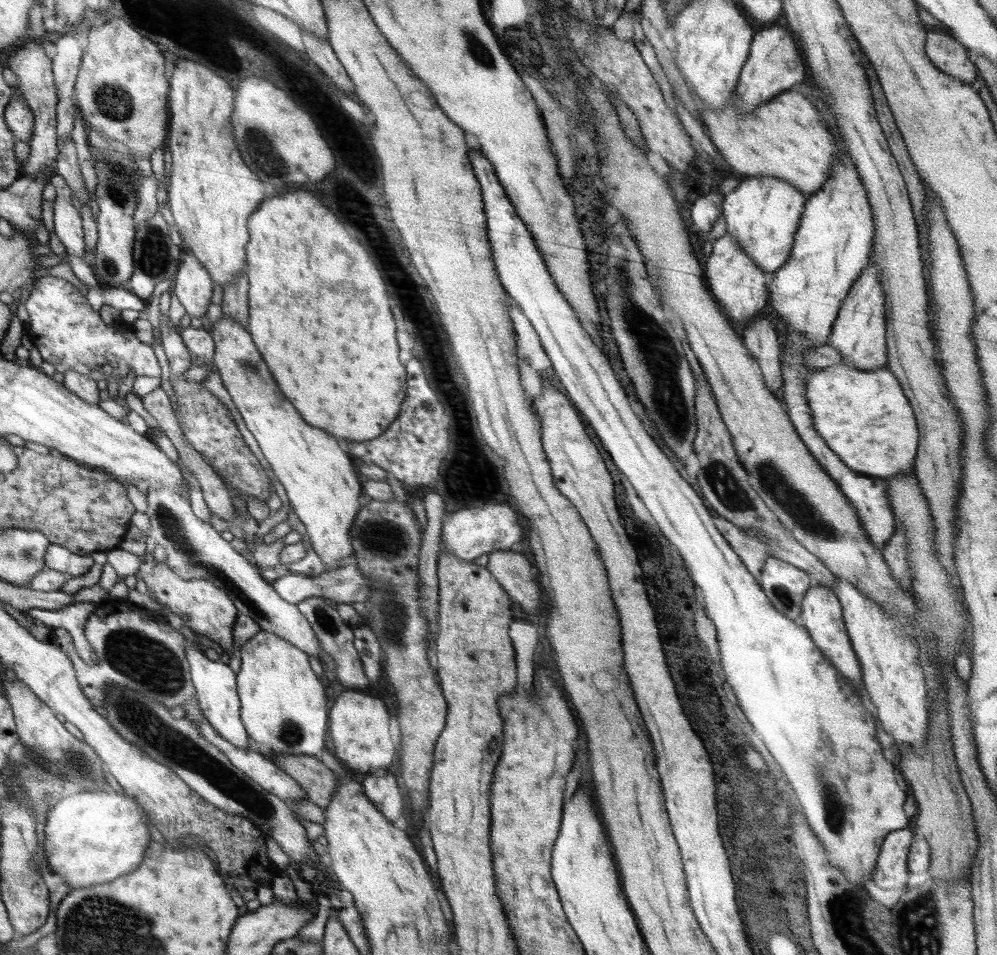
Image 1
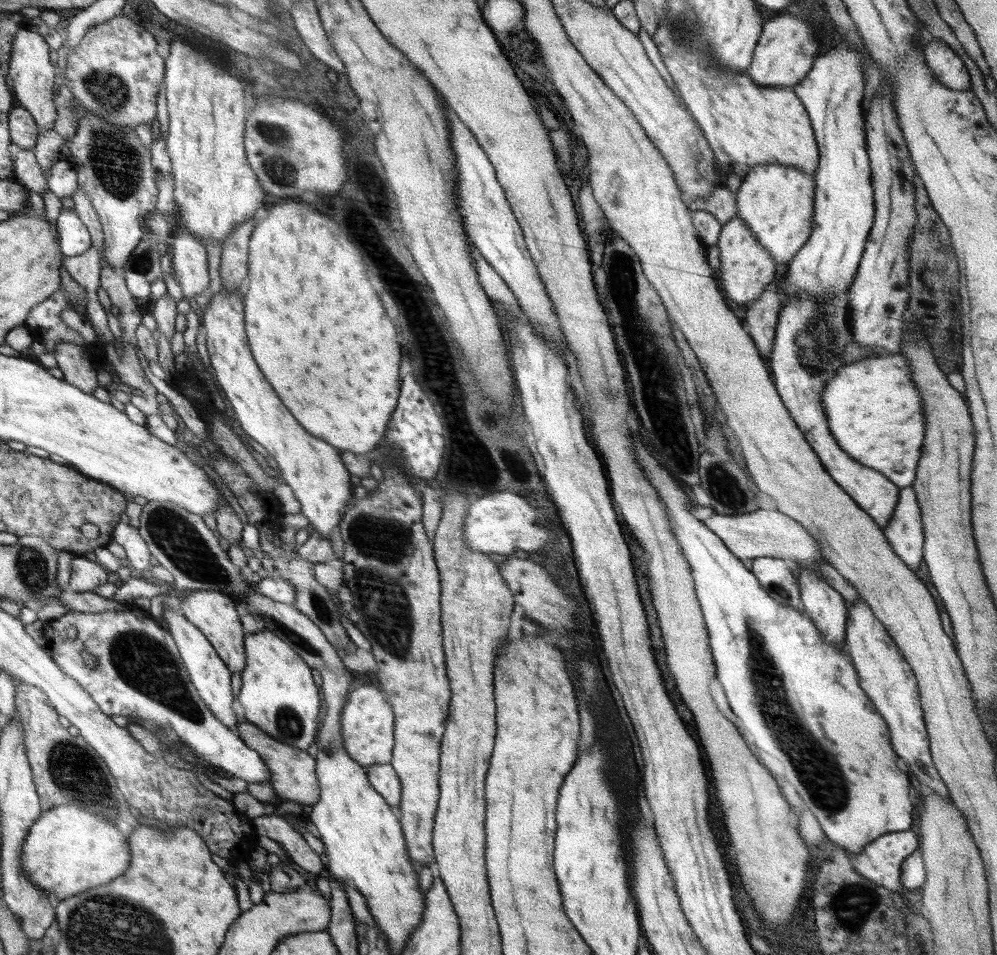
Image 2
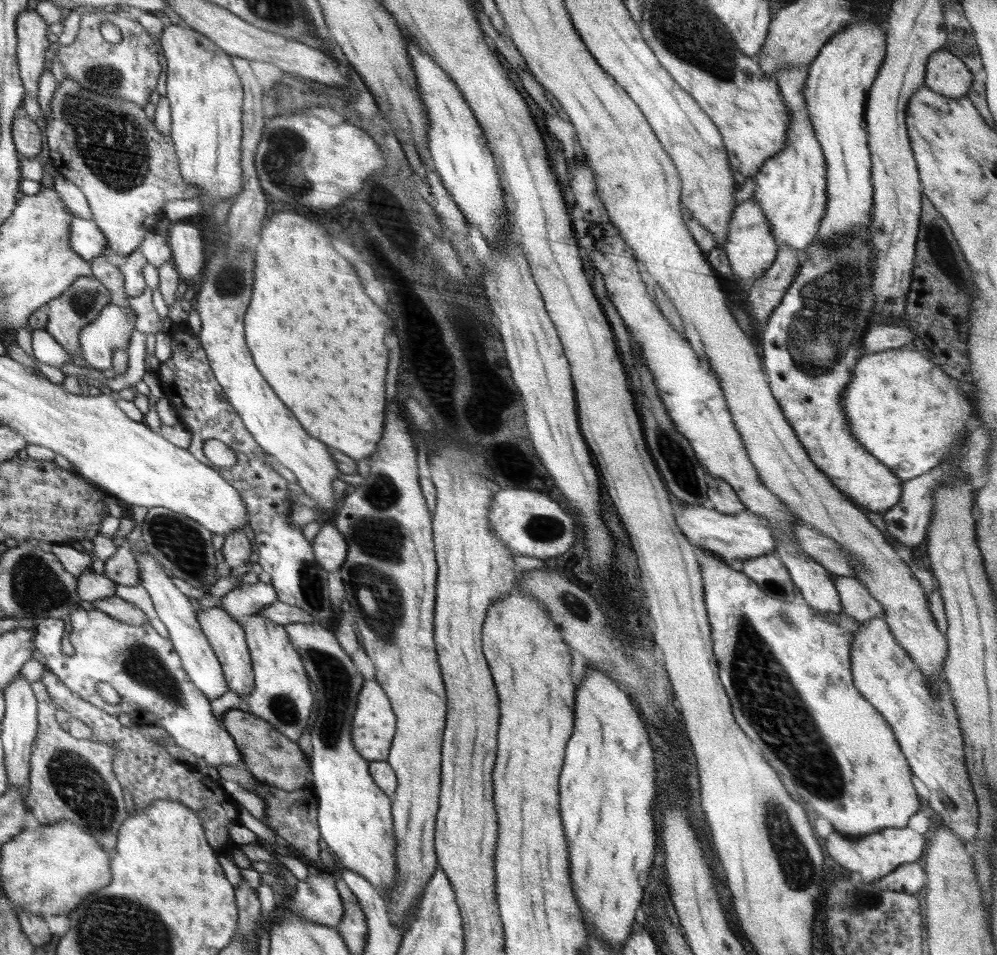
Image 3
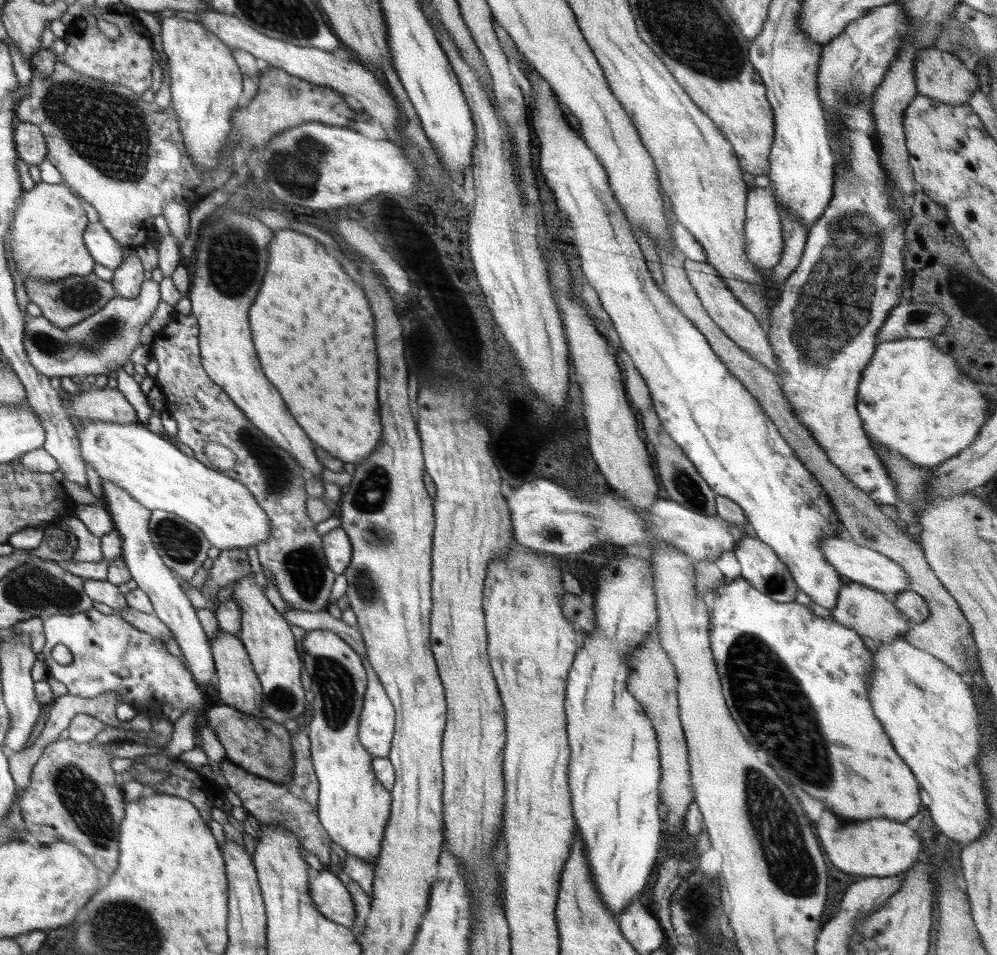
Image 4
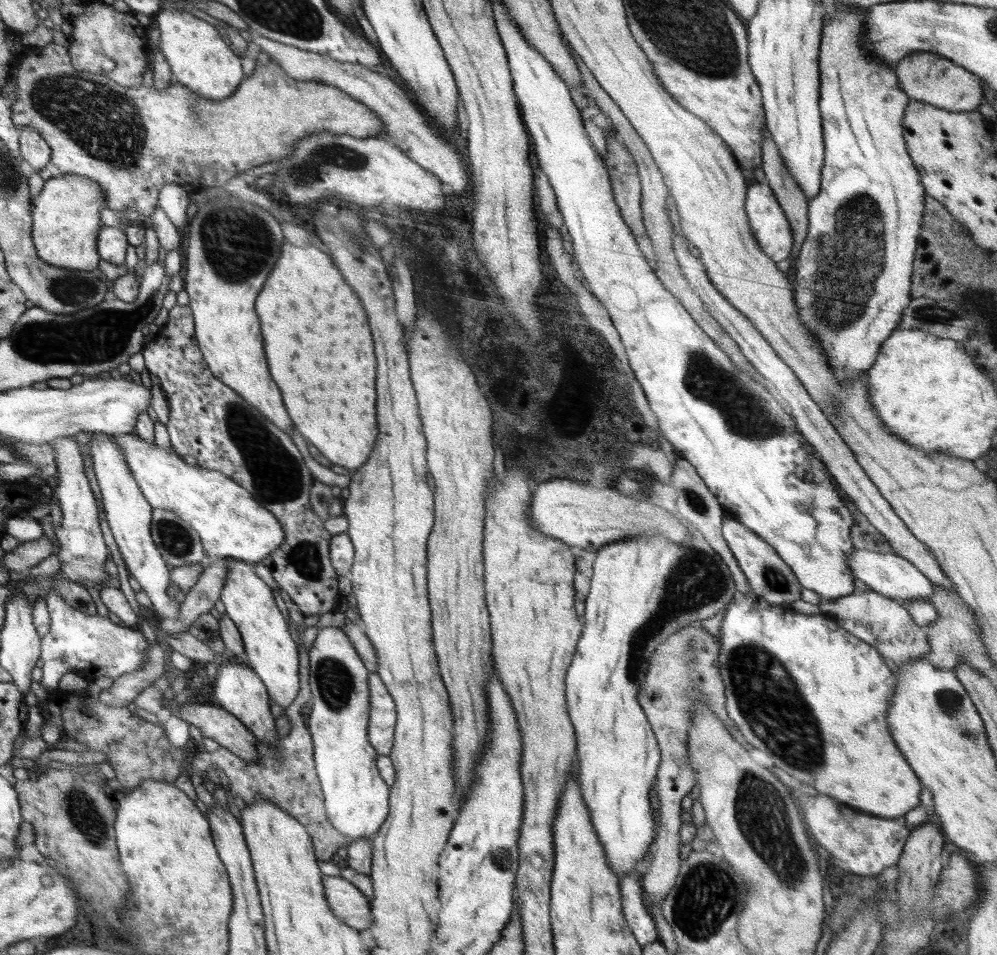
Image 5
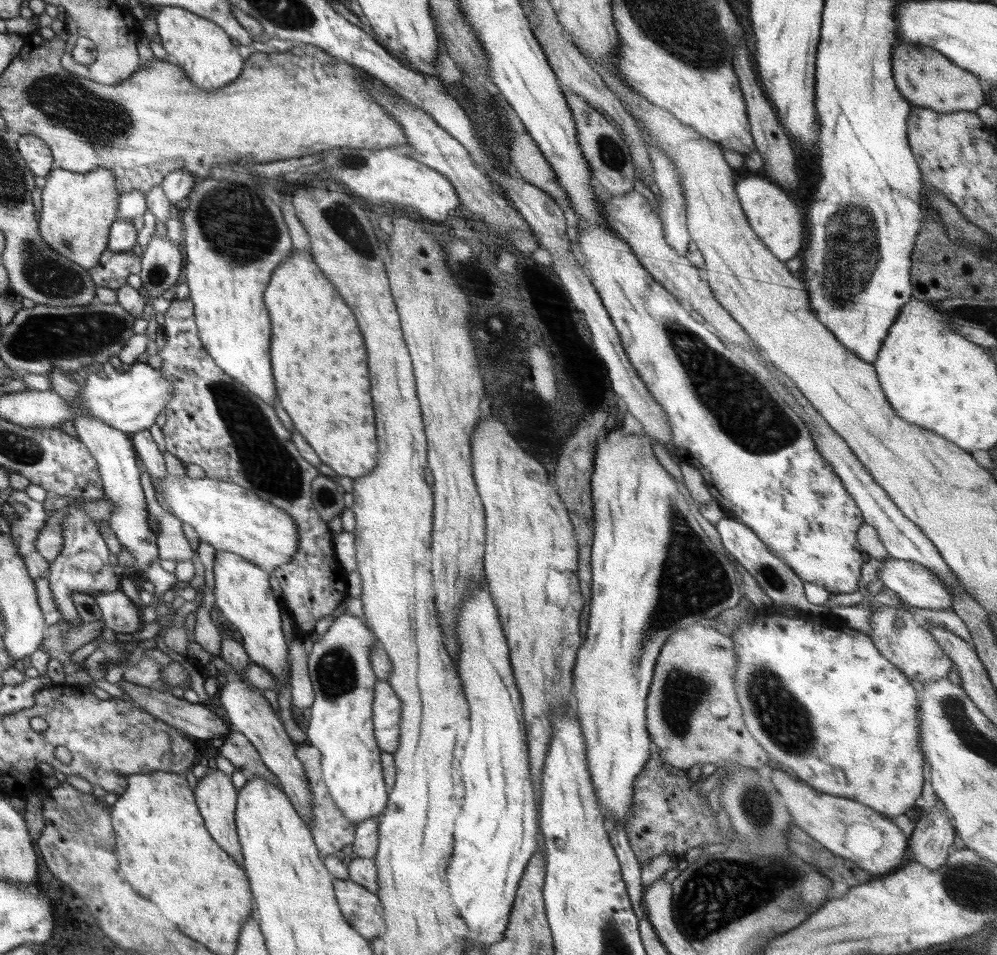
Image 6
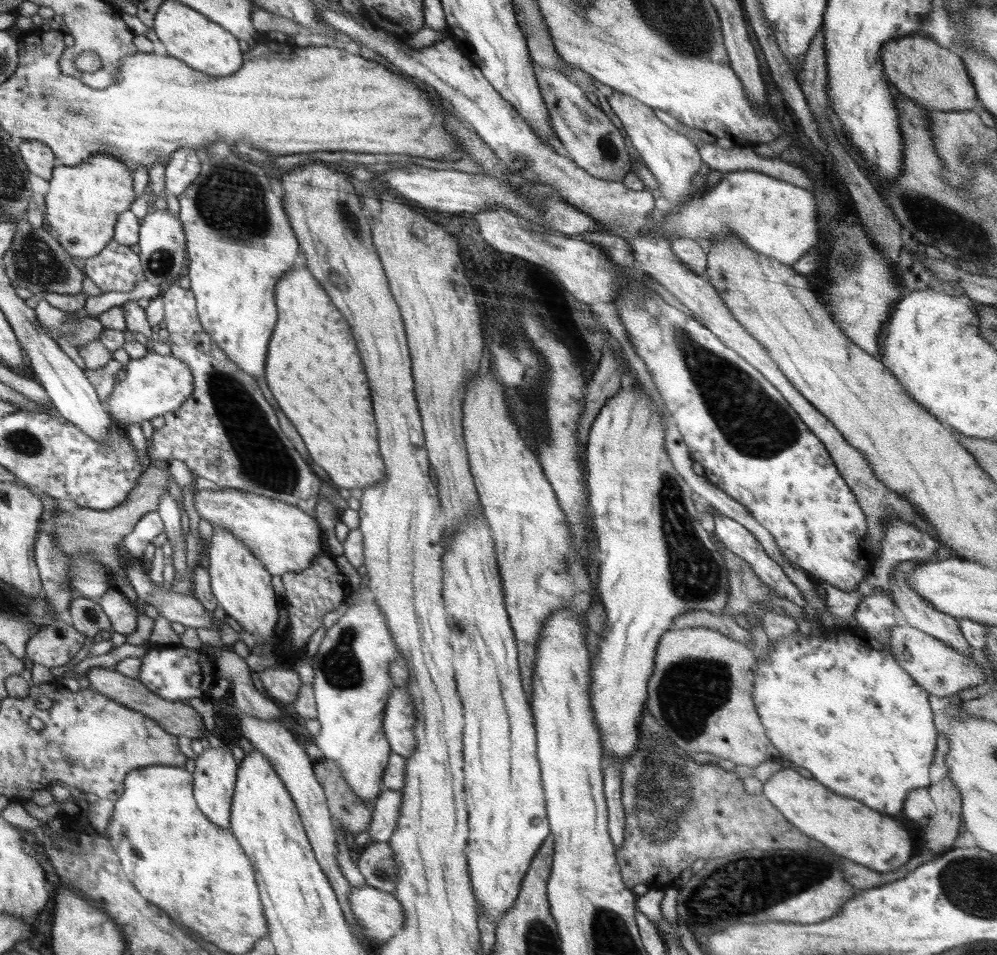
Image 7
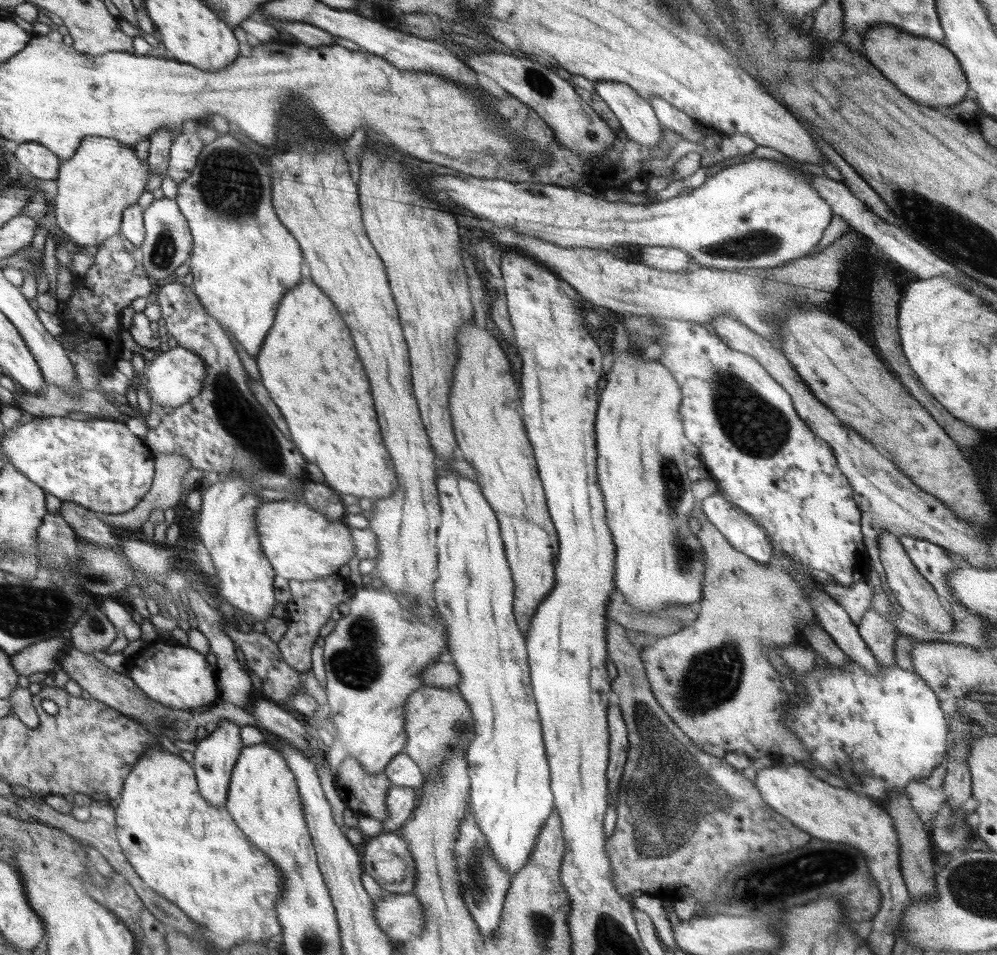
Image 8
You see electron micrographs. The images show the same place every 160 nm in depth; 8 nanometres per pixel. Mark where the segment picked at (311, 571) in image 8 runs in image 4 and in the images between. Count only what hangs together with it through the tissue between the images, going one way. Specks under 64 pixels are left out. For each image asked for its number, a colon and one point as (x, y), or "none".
4: (154, 471)
5: (232, 523)
6: (229, 517)
7: (285, 538)

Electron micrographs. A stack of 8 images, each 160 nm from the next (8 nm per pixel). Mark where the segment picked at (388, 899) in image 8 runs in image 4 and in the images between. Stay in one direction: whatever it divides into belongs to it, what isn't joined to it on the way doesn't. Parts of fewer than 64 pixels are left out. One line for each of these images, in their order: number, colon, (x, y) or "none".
4: (333, 900)
5: (350, 905)
6: (363, 910)
7: (380, 915)

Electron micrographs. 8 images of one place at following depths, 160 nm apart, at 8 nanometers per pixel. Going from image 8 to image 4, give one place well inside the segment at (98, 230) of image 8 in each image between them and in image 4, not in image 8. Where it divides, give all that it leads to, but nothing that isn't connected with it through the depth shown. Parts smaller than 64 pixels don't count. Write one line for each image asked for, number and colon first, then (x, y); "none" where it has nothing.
4: (49, 226)
5: (67, 216)
6: (77, 211)
7: (83, 204)

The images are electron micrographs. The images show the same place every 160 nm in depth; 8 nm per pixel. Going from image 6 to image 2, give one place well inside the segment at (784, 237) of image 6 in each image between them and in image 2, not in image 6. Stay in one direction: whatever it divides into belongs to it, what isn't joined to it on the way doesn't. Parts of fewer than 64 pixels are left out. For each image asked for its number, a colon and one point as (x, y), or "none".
2: (747, 267)
3: (751, 247)
4: (764, 234)
5: (767, 220)

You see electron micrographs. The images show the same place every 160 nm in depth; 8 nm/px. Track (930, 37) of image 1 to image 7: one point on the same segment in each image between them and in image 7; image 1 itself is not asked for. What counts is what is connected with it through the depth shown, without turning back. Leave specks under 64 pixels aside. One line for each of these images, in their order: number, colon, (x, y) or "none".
2: (948, 68)
3: (946, 74)
4: (938, 74)
5: (925, 76)
6: (925, 77)
7: (935, 77)

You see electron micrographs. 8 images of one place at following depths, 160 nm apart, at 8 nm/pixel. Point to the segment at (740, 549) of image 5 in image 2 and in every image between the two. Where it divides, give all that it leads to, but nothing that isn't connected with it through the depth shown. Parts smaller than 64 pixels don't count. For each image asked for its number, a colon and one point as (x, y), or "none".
2: (778, 581)
3: (768, 571)
4: (760, 565)

